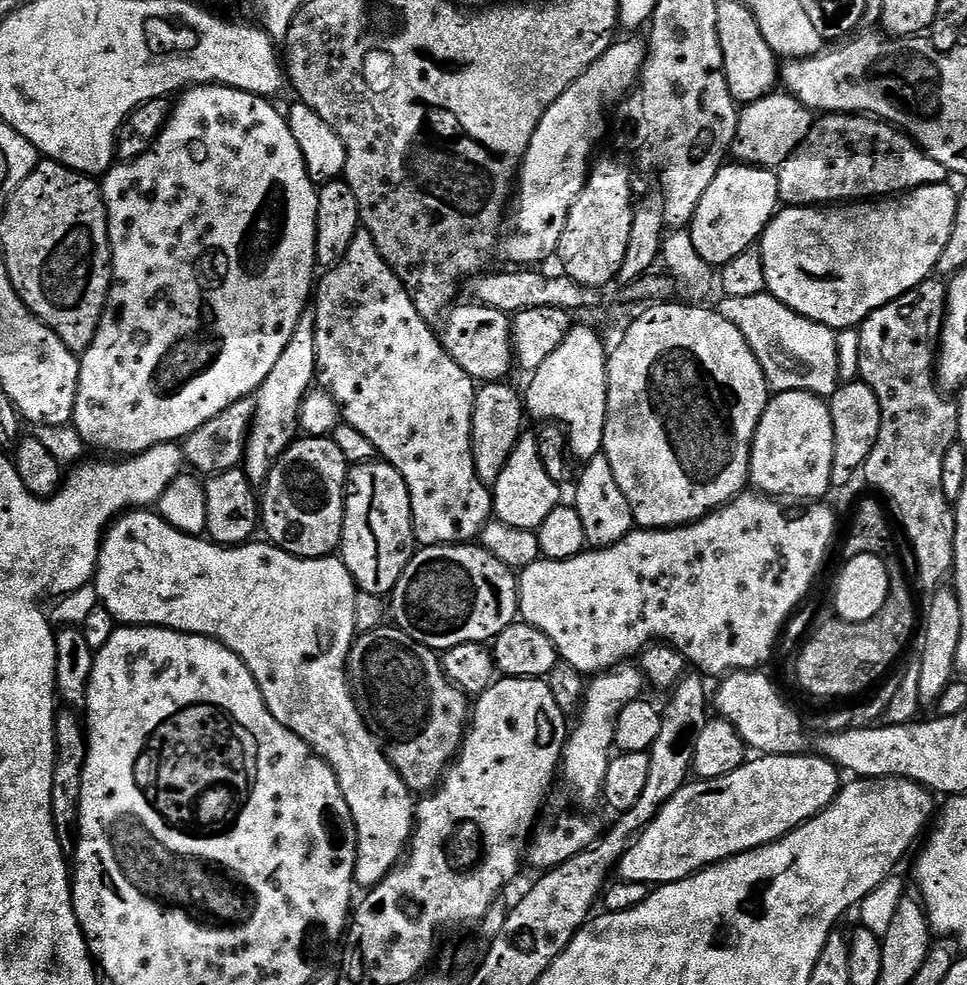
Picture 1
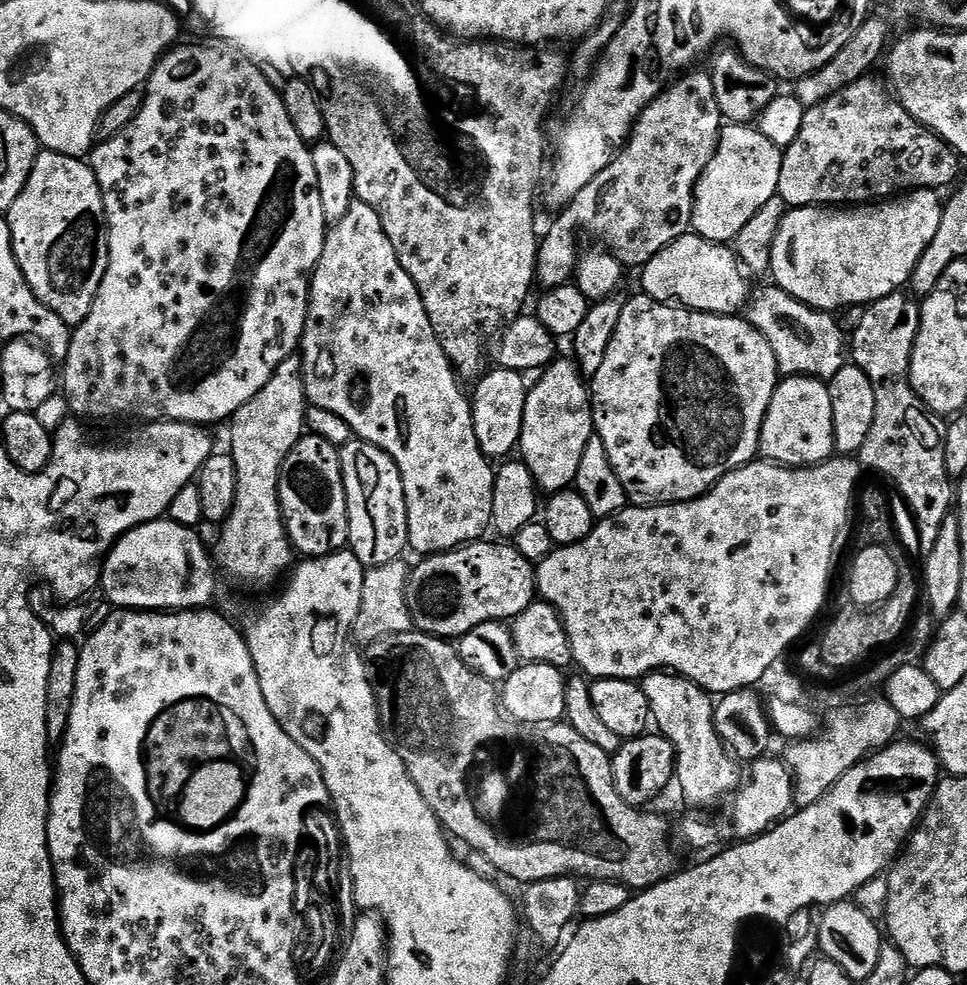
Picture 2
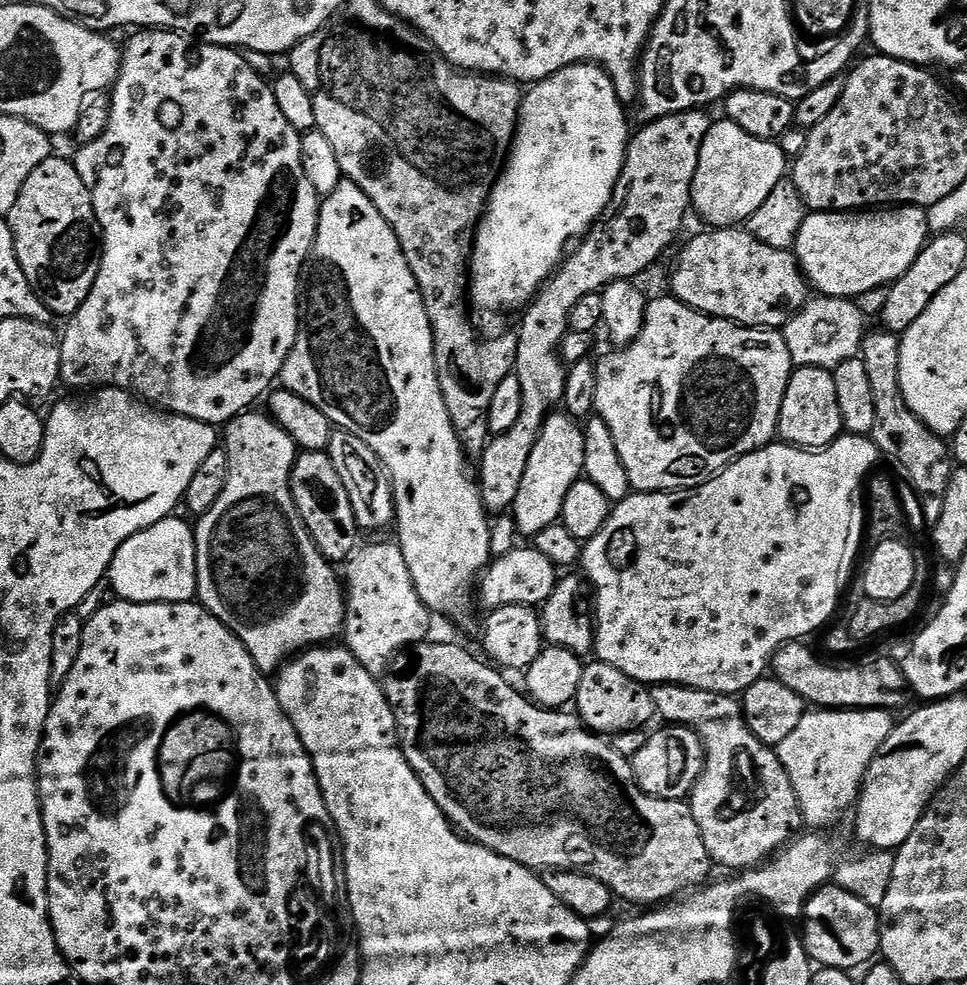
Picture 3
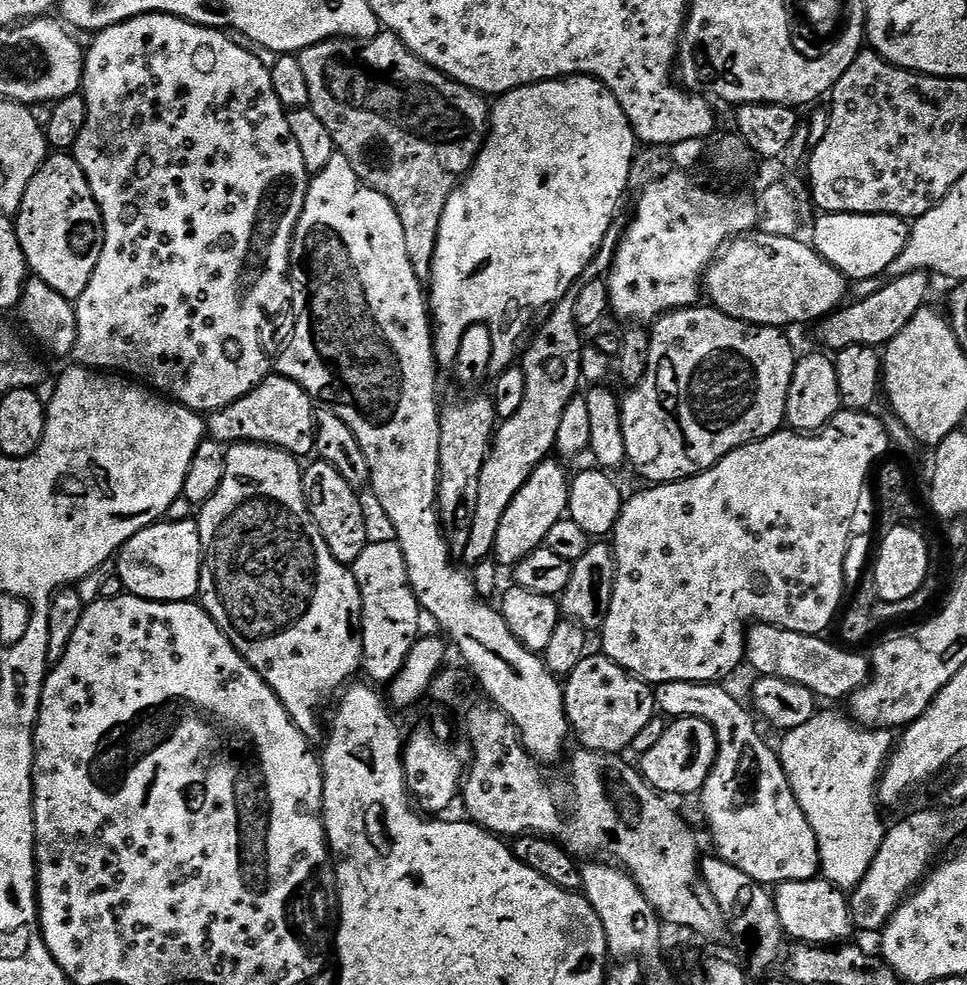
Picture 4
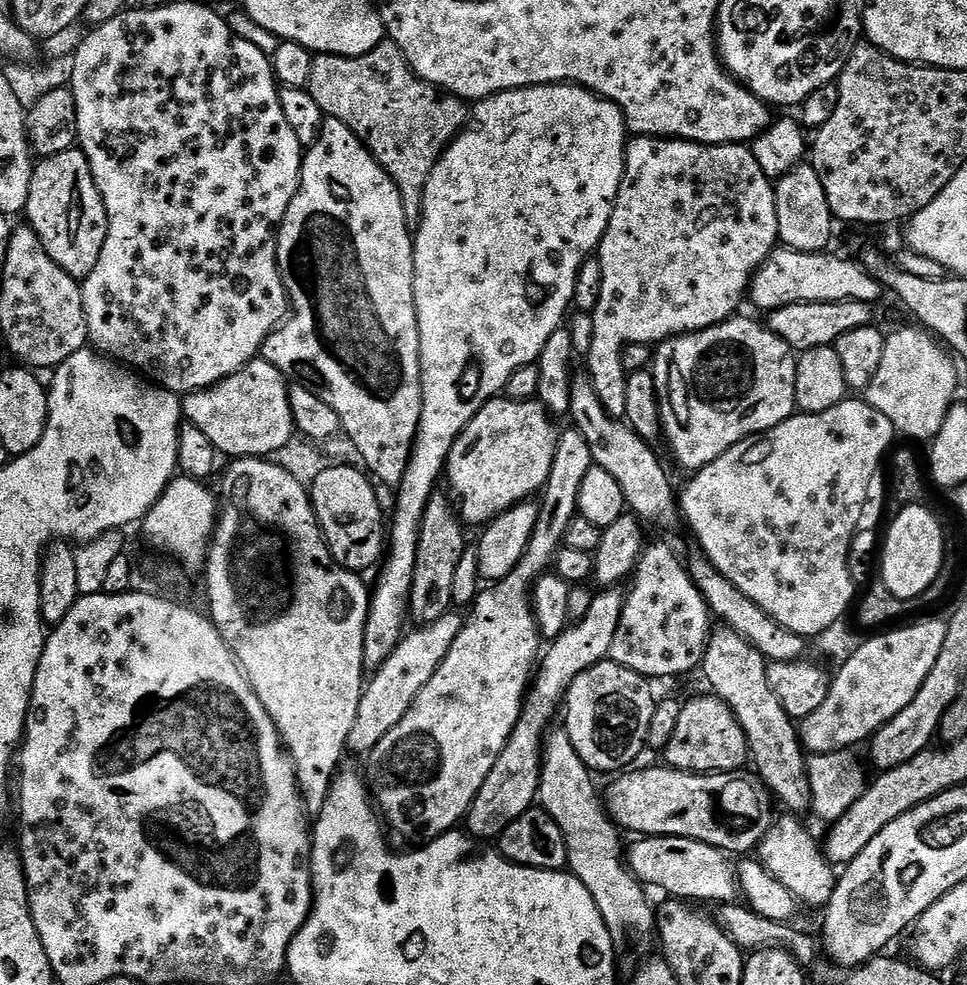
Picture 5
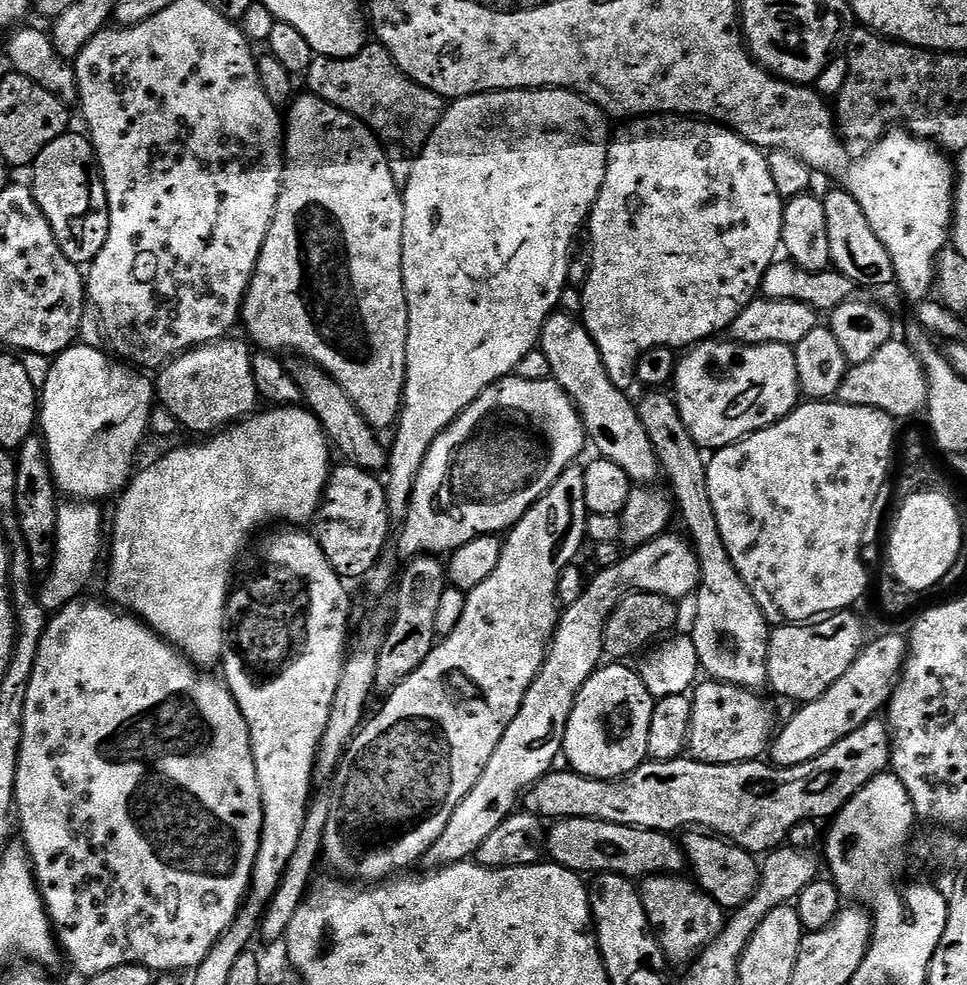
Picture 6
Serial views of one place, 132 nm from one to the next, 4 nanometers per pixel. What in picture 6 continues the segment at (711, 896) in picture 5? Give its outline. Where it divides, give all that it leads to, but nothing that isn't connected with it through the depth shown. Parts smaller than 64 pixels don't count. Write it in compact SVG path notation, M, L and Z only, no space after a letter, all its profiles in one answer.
M590 818L557 820L547 829L546 852L555 863L577 874L613 872L629 878L647 878L685 871L686 857L681 845L667 832L622 826Z

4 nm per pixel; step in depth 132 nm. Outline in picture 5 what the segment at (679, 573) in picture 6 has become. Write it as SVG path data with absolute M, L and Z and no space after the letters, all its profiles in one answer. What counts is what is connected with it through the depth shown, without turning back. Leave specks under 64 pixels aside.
M619 587L597 591L590 602L590 611L586 618L575 621L564 629L564 633L551 641L538 664L534 683L527 693L524 709L520 711L520 720L516 729L502 750L494 770L484 779L482 790L474 798L466 817L467 831L481 842L492 842L499 838L510 822L527 812L537 803L540 790L541 755L545 735L549 731L551 720L556 716L556 707L568 695L568 687L588 668L593 668L601 660L609 659L612 639L618 630L622 618L625 593Z

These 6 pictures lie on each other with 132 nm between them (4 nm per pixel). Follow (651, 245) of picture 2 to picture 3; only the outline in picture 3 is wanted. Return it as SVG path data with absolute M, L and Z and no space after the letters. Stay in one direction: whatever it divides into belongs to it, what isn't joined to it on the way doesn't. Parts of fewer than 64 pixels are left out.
M693 110L664 116L661 120L645 123L644 129L637 136L635 133L629 139L624 169L606 210L593 224L588 235L583 237L560 261L560 267L540 287L531 304L523 309L524 321L520 324L516 341L514 373L518 378L518 386L522 386L522 410L518 413L518 422L514 422L514 426L510 426L510 430L506 430L501 436L492 436L484 447L484 453L478 458L480 497L489 513L504 514L511 509L514 498L518 498L518 490L522 486L522 474L526 474L526 462L530 462L530 450L534 450L534 442L538 442L542 426L548 421L549 416L561 407L566 390L568 368L558 349L564 336L570 331L568 316L574 310L574 306L578 306L578 301L586 294L600 292L615 280L640 278L636 276L642 275L675 242L676 235L684 224L684 215L689 215L690 212L692 179L694 170L698 170L698 154L702 146L702 138L706 138L713 123L706 113L707 111L704 110Z

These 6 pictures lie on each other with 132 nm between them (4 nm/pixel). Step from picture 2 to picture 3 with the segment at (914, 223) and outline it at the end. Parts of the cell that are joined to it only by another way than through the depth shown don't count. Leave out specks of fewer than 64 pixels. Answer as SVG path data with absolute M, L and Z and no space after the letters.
M884 206L879 210L812 212L798 230L794 253L804 278L819 295L861 298L902 278L929 239L928 214L922 208Z

